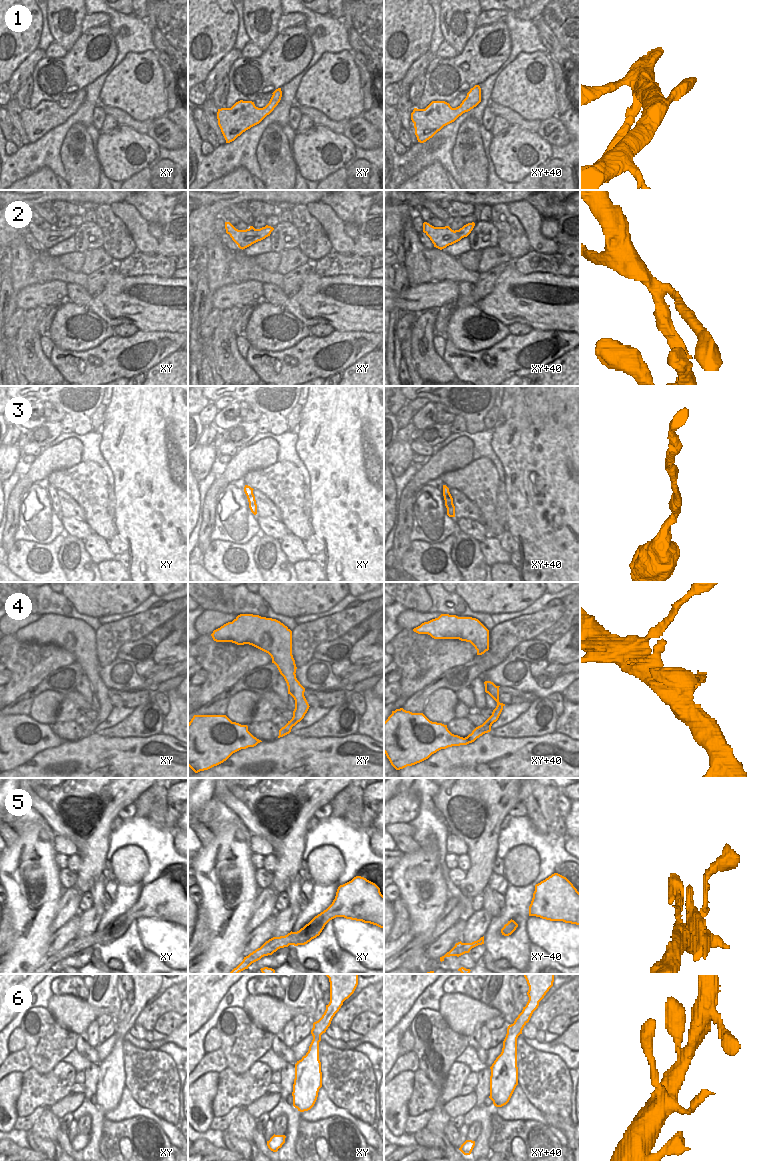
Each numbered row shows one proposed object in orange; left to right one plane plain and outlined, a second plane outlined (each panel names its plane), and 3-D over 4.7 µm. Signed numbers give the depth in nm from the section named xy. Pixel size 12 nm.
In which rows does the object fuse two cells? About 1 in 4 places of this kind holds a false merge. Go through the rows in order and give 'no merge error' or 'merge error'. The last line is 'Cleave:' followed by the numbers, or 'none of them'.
1: no merge error
2: no merge error
3: no merge error
4: no merge error
5: no merge error
6: no merge error
Cleave: none of them

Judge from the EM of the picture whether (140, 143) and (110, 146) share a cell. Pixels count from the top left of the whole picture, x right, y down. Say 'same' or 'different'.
same

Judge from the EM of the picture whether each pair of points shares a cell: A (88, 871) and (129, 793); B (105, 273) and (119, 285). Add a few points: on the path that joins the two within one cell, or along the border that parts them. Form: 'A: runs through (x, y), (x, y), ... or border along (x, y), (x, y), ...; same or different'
A: runs through (92, 851), (92, 835), (97, 825), (109, 811); same
B: border along (116, 270), (104, 287), (95, 295); different

